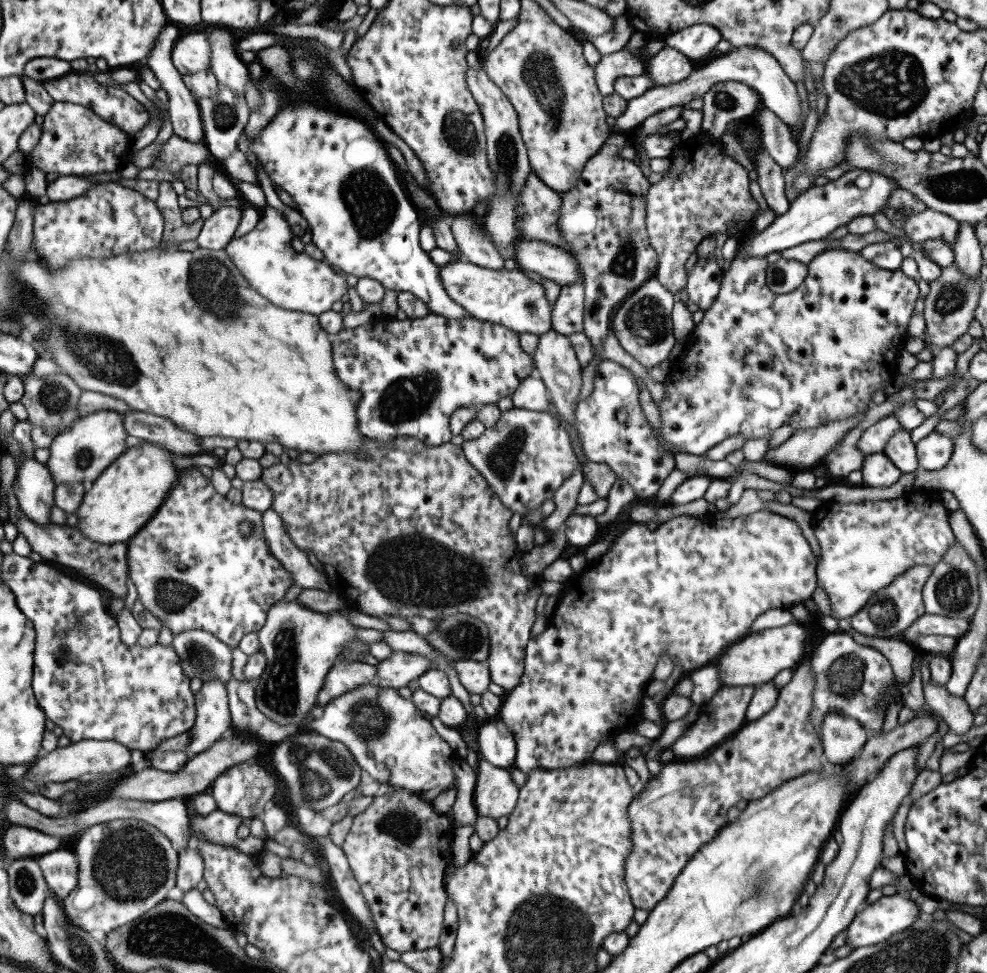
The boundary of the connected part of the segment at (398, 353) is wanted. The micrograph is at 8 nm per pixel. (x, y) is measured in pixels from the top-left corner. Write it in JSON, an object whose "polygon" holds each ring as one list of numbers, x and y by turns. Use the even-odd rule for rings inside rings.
{"polygon":[[429,313,427,316,421,318,411,318,398,320,396,318,388,318,381,314,372,317,369,321,355,326,352,329,341,329,332,336,331,344,331,358,333,358,333,370,335,376,341,380,343,386,347,386,349,390,359,392,359,401,357,401,357,411,355,411,355,418,357,418,357,428,363,436,367,439,378,439,382,442,387,442,401,435,412,436,424,445,439,446,440,444,449,442,451,431,448,425,451,412,459,407,473,407,477,410,483,404,496,403,499,398,503,396,511,396,517,385,527,376,535,375,533,360,531,356,525,353,518,342,518,333,509,330,500,324,493,324,489,321,479,320,473,317,465,316,461,319,448,319,441,315]]}

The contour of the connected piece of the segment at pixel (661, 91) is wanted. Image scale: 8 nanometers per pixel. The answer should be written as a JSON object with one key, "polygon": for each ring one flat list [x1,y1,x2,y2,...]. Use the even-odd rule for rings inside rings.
{"polygon":[[745,46,731,48,721,58,717,58,713,62,697,64,691,75,679,83,663,87,651,87,641,96,626,101,625,110,615,117,615,123,611,126,611,133,619,132,619,134,625,133,629,136,643,120,654,112,659,112,659,110,673,105,687,105,691,99,701,97,711,86,720,81,738,81,747,85,758,95,761,105,775,113,789,129,795,122,799,122,801,104,794,83,783,73,783,69,779,67,773,56,756,47]]}

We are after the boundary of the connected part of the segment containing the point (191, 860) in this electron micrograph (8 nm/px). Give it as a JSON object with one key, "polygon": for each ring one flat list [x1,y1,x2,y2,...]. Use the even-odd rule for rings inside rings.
{"polygon":[[190,845,185,850,177,852,177,868,175,868,175,886,181,892,195,889,195,885,202,879,203,858,199,852]]}

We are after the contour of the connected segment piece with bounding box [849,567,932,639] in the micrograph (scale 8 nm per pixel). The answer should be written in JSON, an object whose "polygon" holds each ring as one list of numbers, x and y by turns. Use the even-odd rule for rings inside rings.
{"polygon":[[914,567,903,575,893,578,885,588,874,592,871,598,857,612,849,617,851,630,865,637,890,639,898,638,905,630,924,613,921,591,932,569]]}

